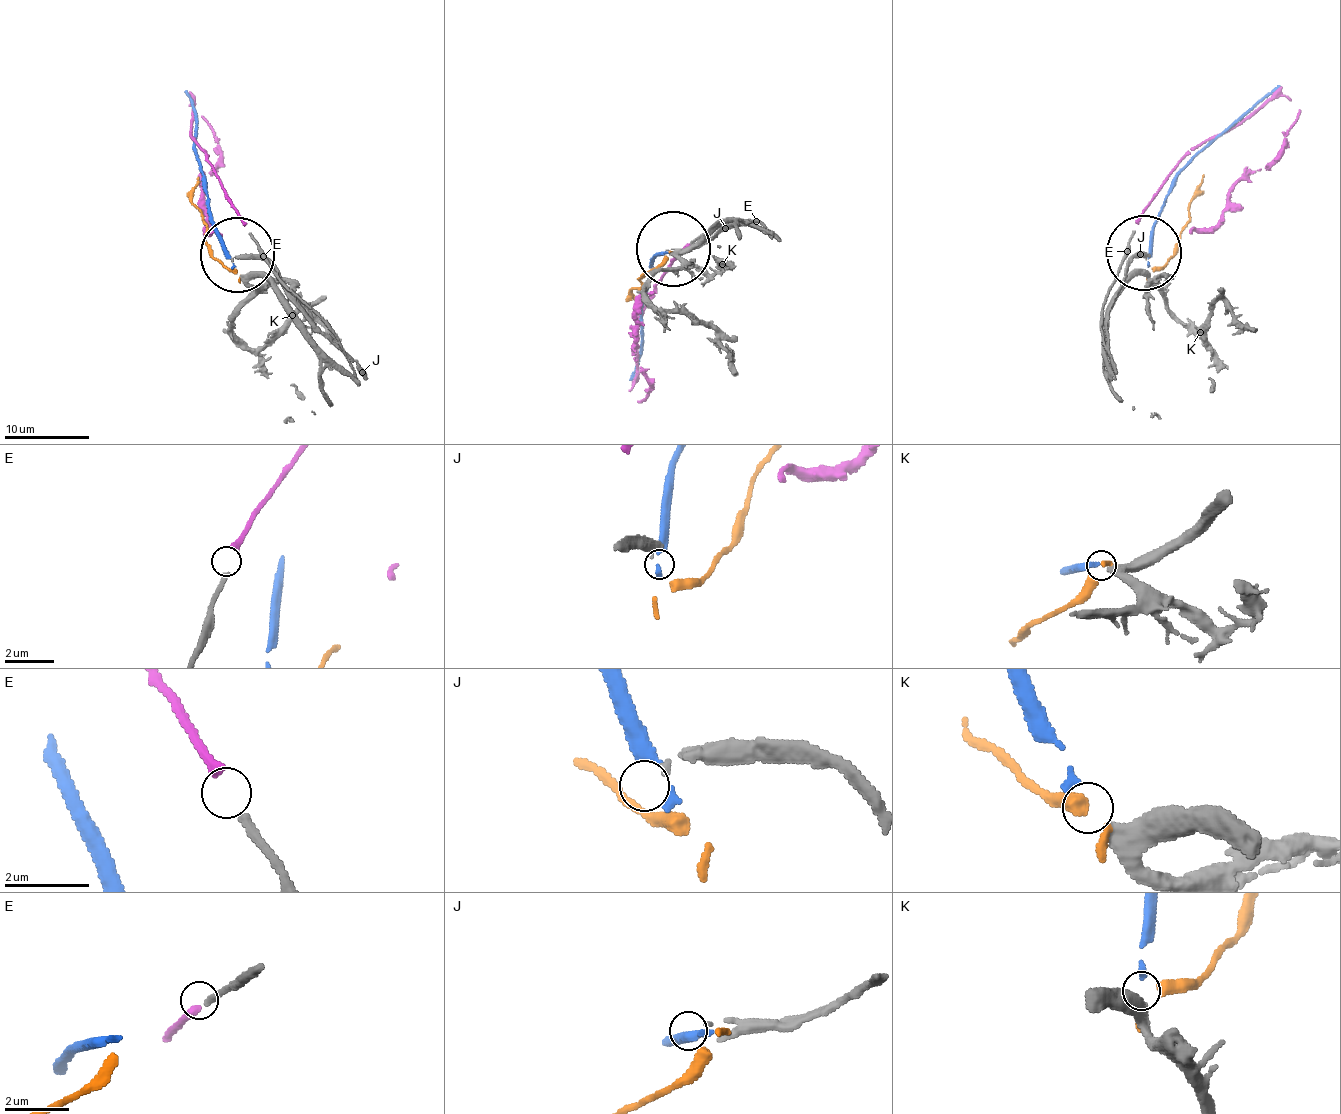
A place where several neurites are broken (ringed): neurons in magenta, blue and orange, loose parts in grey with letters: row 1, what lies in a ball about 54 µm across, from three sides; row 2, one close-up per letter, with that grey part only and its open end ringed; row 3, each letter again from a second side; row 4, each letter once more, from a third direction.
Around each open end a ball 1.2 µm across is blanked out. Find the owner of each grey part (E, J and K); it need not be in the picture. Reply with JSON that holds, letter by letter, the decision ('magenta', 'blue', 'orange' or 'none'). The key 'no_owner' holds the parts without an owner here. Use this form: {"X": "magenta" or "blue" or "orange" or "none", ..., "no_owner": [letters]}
{"E": "magenta", "J": "none", "K": "blue", "no_owner": ["J"]}

